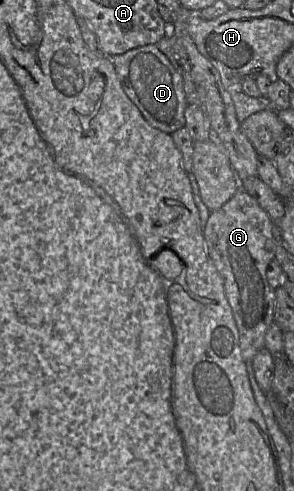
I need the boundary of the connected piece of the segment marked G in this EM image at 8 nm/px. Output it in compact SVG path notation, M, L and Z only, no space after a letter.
M240 187L220 209L210 211L203 234L208 253L224 281L226 297L239 332L242 356L246 362L252 362L255 355L265 347L266 332L275 322L276 294L268 283L266 270L275 258L278 227L257 200Z

